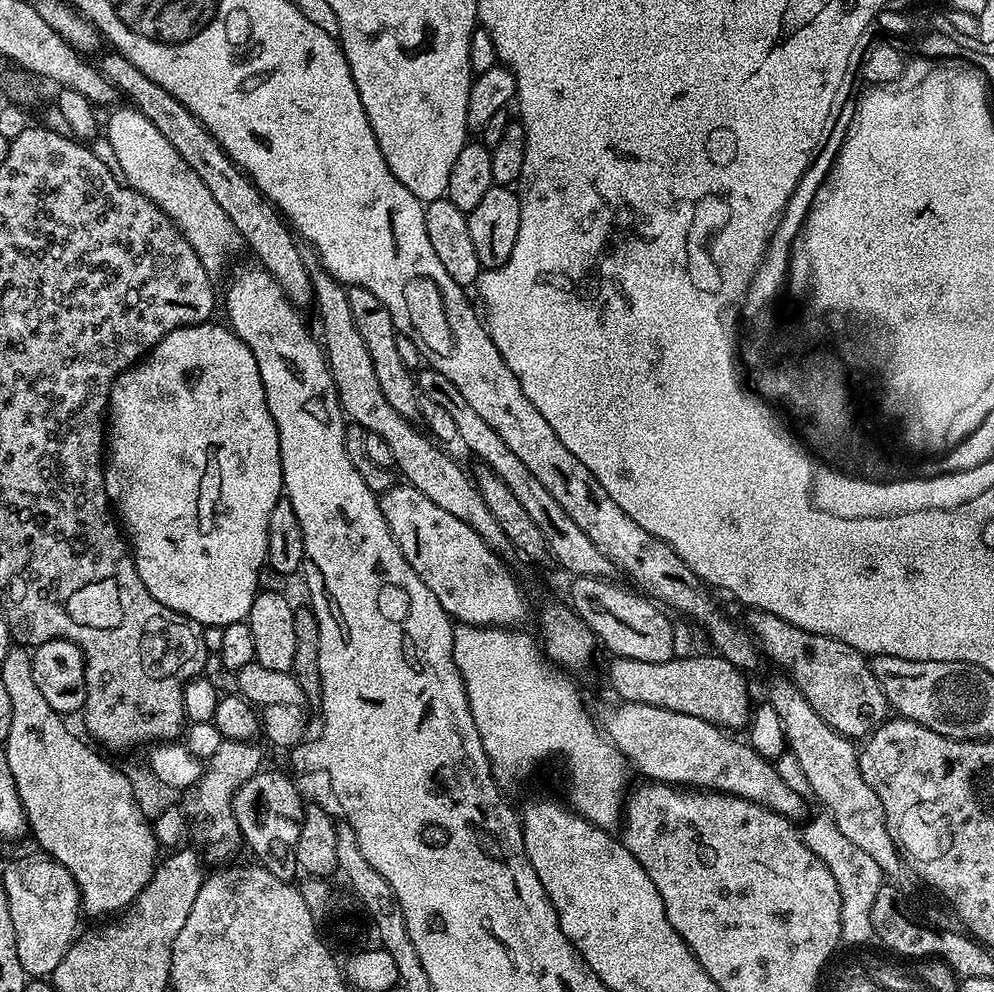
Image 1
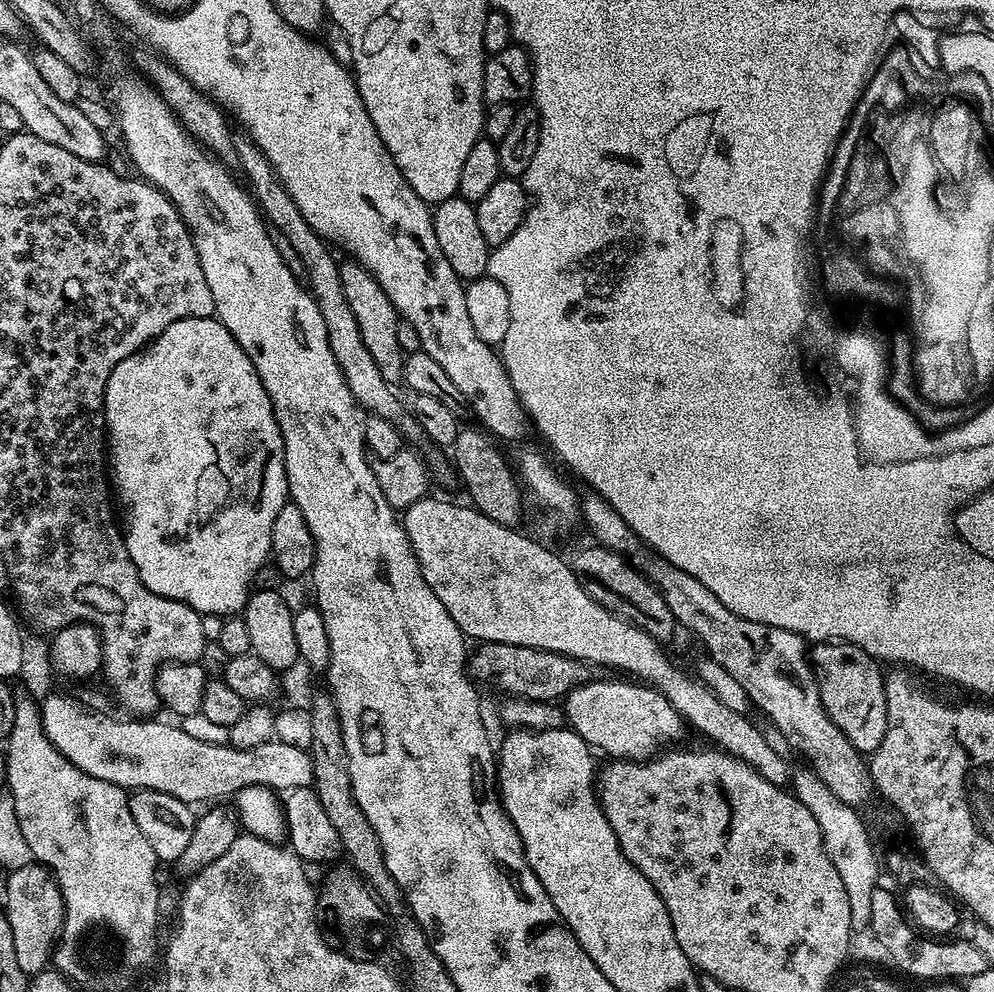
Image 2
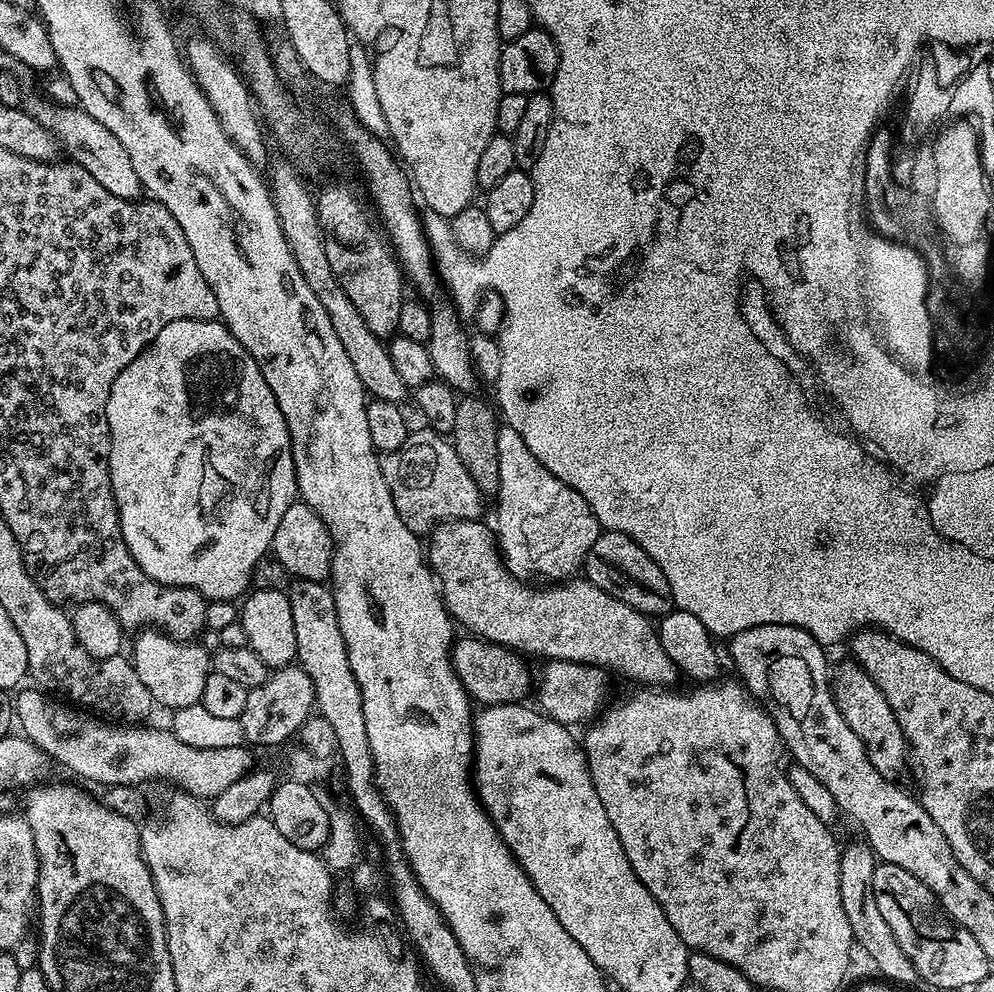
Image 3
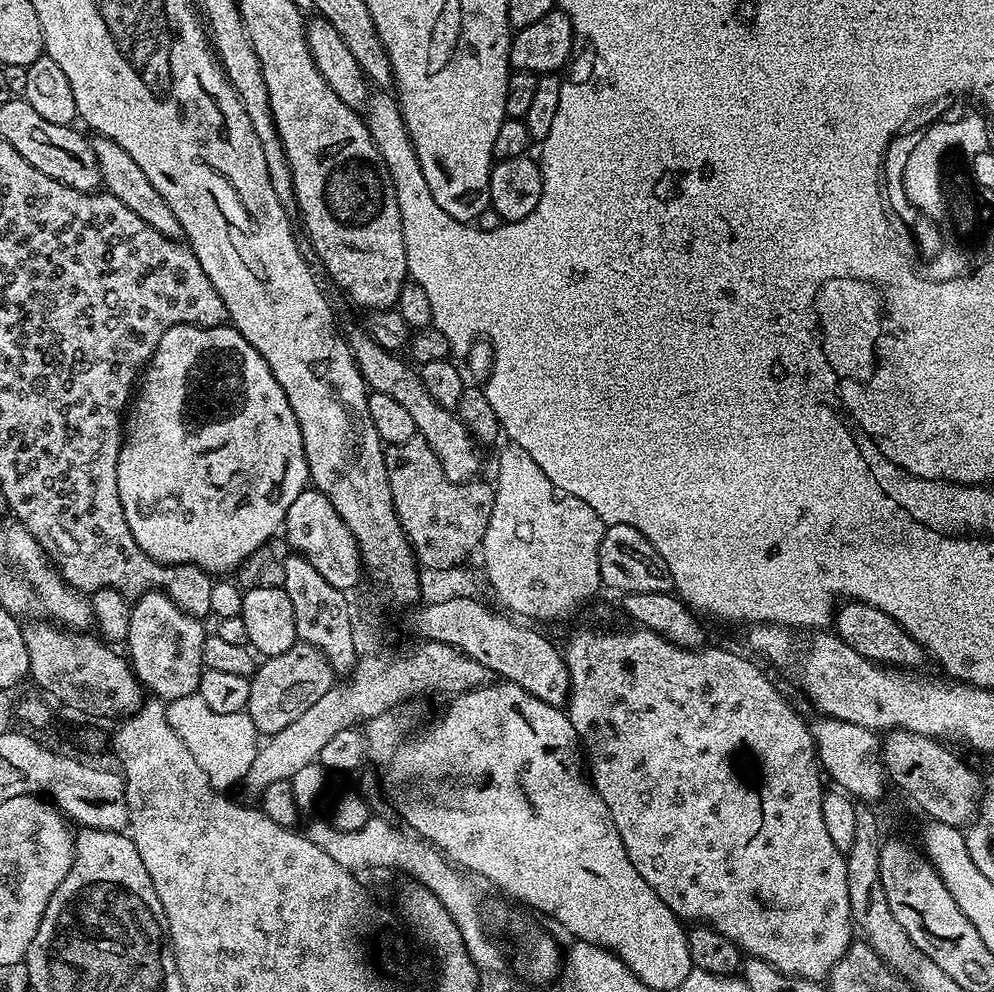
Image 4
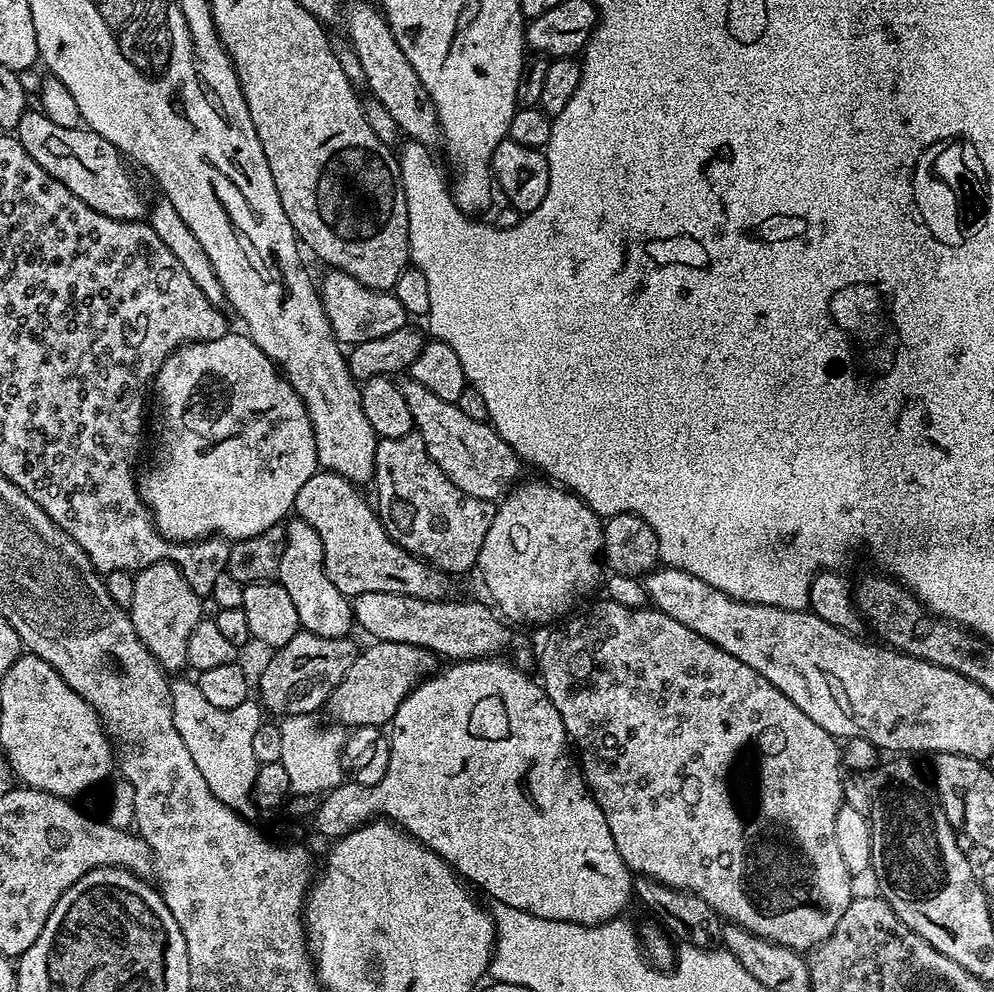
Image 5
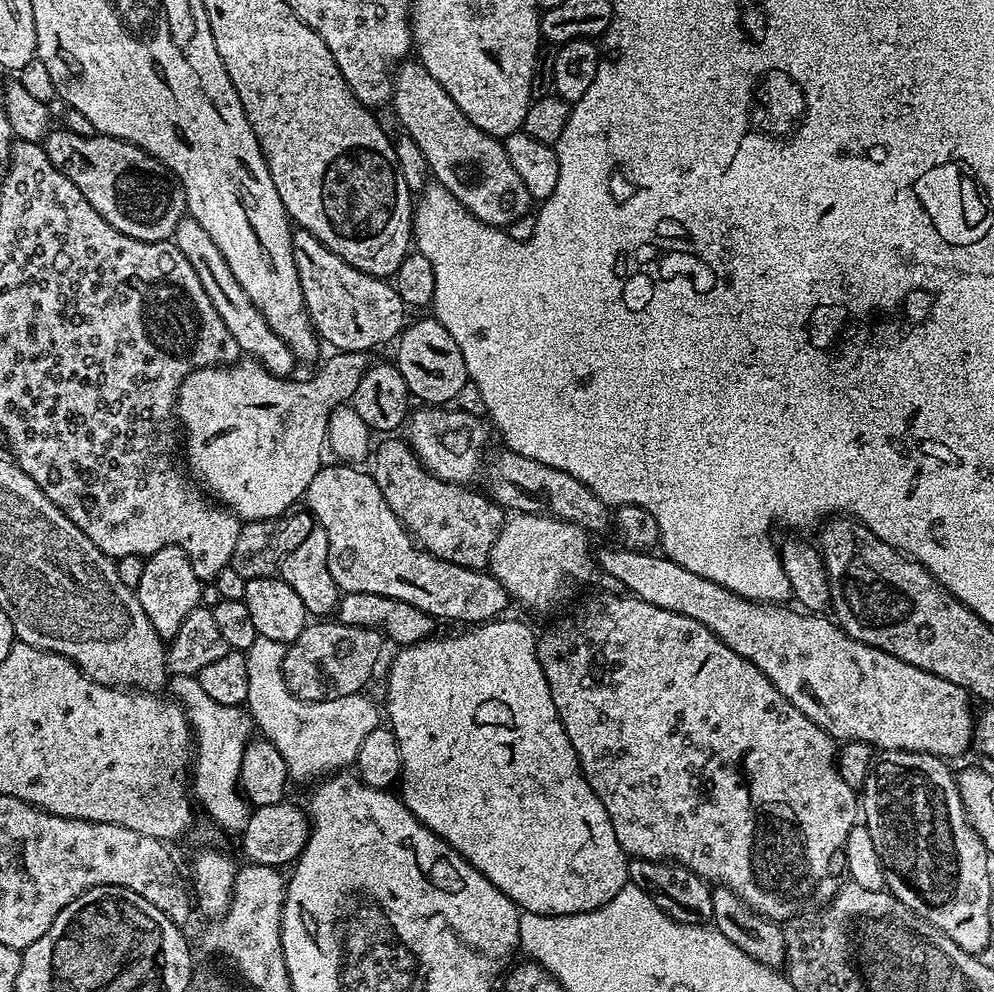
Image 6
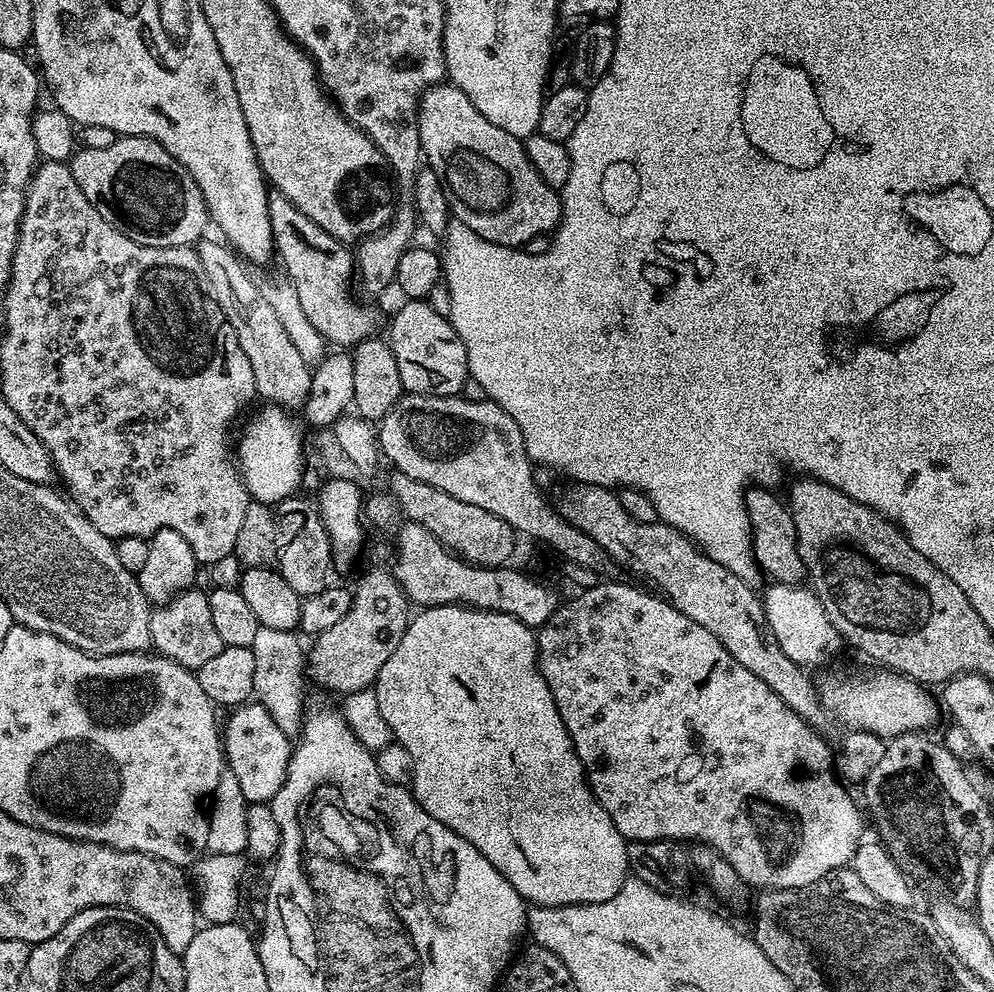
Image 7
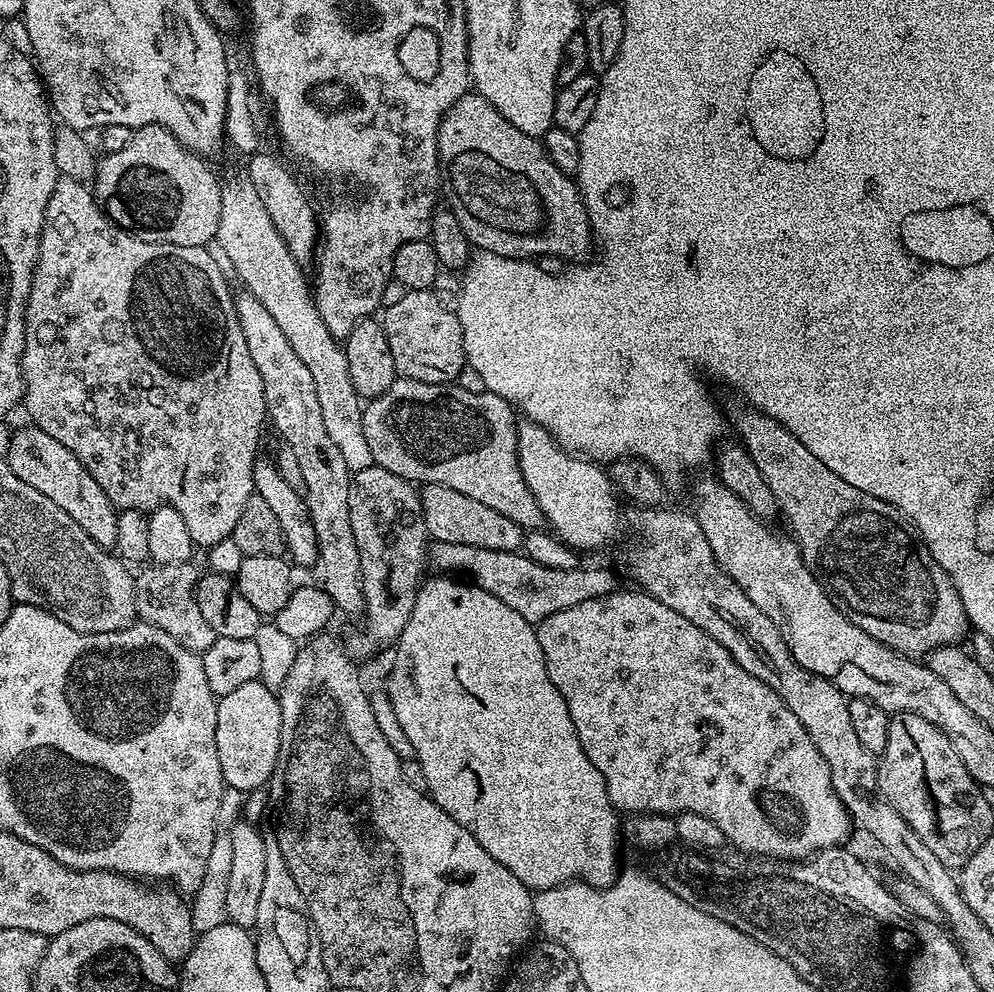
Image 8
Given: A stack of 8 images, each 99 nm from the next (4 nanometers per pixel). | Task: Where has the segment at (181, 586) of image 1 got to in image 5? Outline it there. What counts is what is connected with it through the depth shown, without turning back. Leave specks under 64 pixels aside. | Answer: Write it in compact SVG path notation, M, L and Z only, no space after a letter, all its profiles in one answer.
M232 330L227 336L217 340L200 340L197 344L187 344L172 352L154 378L154 396L155 399L156 396L160 399L160 420L164 423L164 429L160 432L160 445L157 446L156 457L148 468L148 476L139 477L138 487L141 498L146 501L148 511L152 513L156 528L166 539L187 542L217 535L232 542L245 540L281 523L295 509L298 490L302 490L306 478L310 478L318 471L314 430L304 400L281 375L272 359L253 342L251 336L247 334L239 336L236 330Z

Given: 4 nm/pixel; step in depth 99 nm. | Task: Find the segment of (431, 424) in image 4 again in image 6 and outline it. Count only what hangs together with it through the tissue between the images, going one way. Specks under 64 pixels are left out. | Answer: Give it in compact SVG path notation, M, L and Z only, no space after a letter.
M501 450L492 461L490 460L487 461L482 472L482 480L484 476L485 484L483 487L487 495L501 508L516 514L539 513L556 520L564 520L567 523L576 524L588 534L604 532L607 528L609 531L609 505L604 504L594 490L578 482L576 476L566 474L562 470L554 470L554 466L534 462L534 458L526 458L522 454L507 450Z

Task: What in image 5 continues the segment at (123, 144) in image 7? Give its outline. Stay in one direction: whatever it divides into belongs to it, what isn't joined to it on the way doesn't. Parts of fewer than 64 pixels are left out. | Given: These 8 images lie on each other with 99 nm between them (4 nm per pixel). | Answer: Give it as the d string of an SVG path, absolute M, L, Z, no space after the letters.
M25 111L14 135L22 142L26 154L30 154L30 158L34 158L34 162L38 162L46 174L62 182L70 194L82 198L82 202L98 210L98 214L106 214L115 220L145 219L146 208L140 205L140 188L135 178L128 176L124 169L125 157L120 155L117 148L87 127L67 128L67 123L52 122L42 111L32 111Z

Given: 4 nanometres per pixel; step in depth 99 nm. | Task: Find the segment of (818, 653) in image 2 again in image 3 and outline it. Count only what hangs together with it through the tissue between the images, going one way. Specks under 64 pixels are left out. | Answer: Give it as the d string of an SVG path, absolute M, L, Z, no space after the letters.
M847 662L840 669L835 669L830 680L830 687L833 696L836 698L836 705L846 718L846 726L858 734L862 746L868 755L868 761L887 780L899 781L900 775L905 775L908 762L908 743L902 734L902 726L898 726L898 718L894 718L894 710L890 710L890 702L886 702L886 694L874 686L870 674L855 662Z

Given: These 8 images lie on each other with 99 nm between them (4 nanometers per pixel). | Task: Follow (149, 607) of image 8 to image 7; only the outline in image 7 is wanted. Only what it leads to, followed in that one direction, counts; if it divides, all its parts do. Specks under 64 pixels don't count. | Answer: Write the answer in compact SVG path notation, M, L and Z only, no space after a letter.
M200 586L184 589L153 611L150 618L150 638L151 647L159 655L178 662L178 666L193 670L206 666L206 662L210 662L217 654L222 654L226 646L210 615L208 592L200 589Z

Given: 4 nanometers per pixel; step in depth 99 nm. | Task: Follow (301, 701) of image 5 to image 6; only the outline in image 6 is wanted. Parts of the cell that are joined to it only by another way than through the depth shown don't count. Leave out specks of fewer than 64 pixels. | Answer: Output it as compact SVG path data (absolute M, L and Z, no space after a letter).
M312 622L285 650L286 686L299 699L314 702L346 698L361 691L380 660L386 640L374 628L355 628L339 622Z

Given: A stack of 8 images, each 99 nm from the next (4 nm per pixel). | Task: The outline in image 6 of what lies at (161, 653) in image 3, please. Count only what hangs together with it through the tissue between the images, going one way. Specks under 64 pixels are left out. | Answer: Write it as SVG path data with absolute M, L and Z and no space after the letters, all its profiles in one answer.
M166 546L145 559L142 582L138 582L134 591L138 602L142 602L142 610L146 610L146 618L150 618L150 626L154 626L161 640L168 642L174 634L178 634L182 622L186 622L186 614L201 607L200 588L202 581L198 578L198 574L194 574L194 566L190 566L190 558L186 558L186 554L178 546Z

